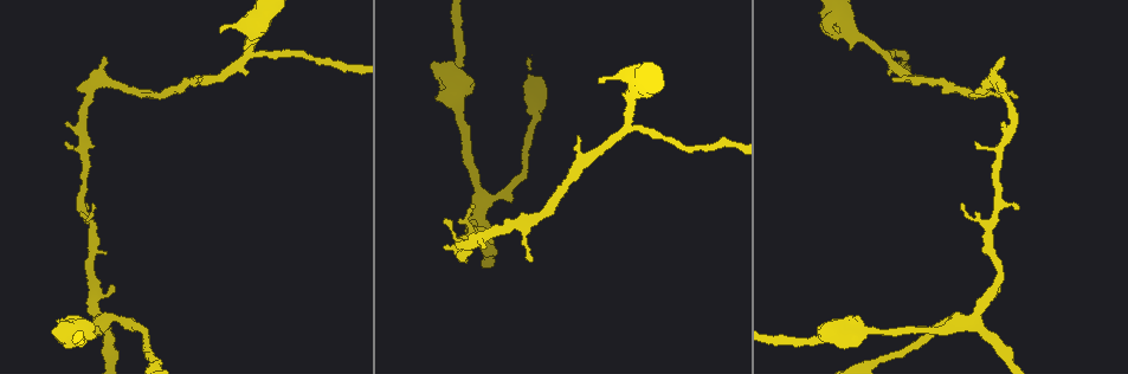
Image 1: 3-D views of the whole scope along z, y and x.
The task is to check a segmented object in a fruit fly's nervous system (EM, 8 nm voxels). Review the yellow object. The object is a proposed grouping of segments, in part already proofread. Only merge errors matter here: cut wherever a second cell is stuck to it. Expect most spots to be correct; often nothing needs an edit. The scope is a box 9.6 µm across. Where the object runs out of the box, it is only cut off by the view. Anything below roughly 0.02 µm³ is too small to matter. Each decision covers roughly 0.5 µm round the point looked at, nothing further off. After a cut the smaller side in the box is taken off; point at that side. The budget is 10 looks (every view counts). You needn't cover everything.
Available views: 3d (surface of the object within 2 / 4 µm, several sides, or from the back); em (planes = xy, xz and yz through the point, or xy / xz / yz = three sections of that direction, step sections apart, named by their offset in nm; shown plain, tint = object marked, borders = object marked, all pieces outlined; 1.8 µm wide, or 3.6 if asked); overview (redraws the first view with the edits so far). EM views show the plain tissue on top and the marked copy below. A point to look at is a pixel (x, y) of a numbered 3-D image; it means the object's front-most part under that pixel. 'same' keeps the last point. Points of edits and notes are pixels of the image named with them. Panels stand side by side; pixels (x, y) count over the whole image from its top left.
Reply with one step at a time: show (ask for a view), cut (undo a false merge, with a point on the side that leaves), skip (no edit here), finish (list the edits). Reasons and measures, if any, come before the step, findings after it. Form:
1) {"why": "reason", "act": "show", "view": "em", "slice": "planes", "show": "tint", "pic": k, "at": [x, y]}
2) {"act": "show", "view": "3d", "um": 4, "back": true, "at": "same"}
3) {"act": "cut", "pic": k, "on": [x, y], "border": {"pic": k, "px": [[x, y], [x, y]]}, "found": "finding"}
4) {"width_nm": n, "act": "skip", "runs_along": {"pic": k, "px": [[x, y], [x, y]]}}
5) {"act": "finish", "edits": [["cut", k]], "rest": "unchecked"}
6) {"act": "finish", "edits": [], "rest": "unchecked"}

{"why": "three arms meet", "act": "show", "view": "3d", "um": 4, "pic": 1, "at": [624, 126]}

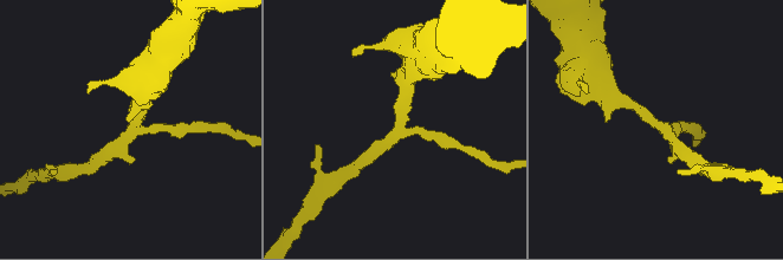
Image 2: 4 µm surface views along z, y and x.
{"arms": 3, "arm_widths_nm": [190, 220, 260], "act": "show", "view": "em", "slice": "xz", "step": 4, "show": "tint", "pic": 2, "at": [663, 129]}

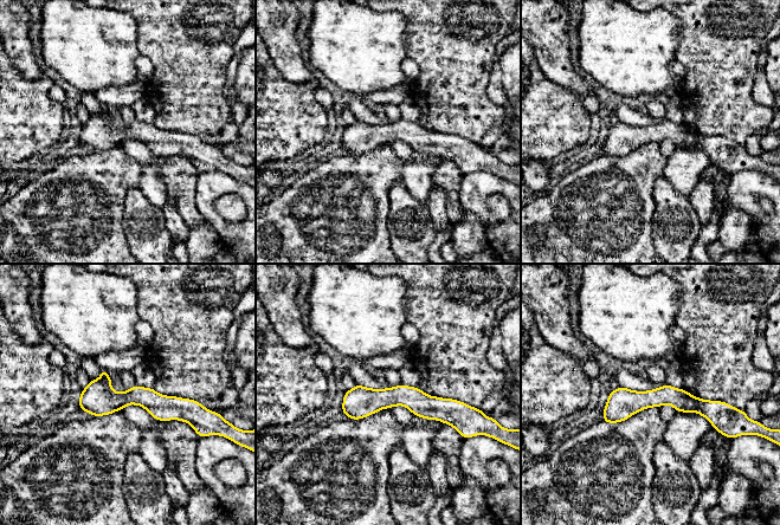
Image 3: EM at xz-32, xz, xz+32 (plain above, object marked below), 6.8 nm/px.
{"act": "skip", "runs_along": {"pic": 3, "px": [[723, 409], [645, 399], [606, 419]]}, "found": "one cell here"}

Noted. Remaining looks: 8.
{"why": "calibre changes", "act": "show", "view": "3d", "um": 4, "pic": 1, "at": [878, 329]}

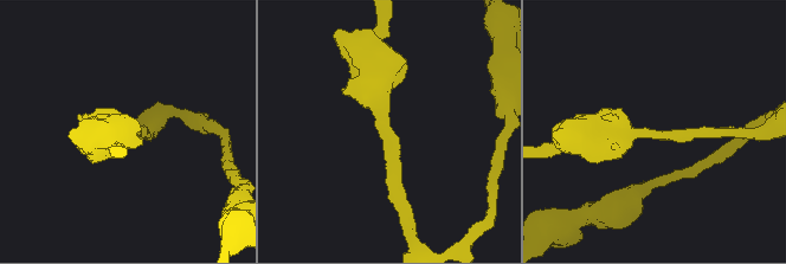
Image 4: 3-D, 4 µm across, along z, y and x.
{"arm_widths_nm": [190, 480], "act": "show", "view": "em", "slice": "xy", "step": 8, "show": "tint", "pic": 4, "at": [386, 129]}

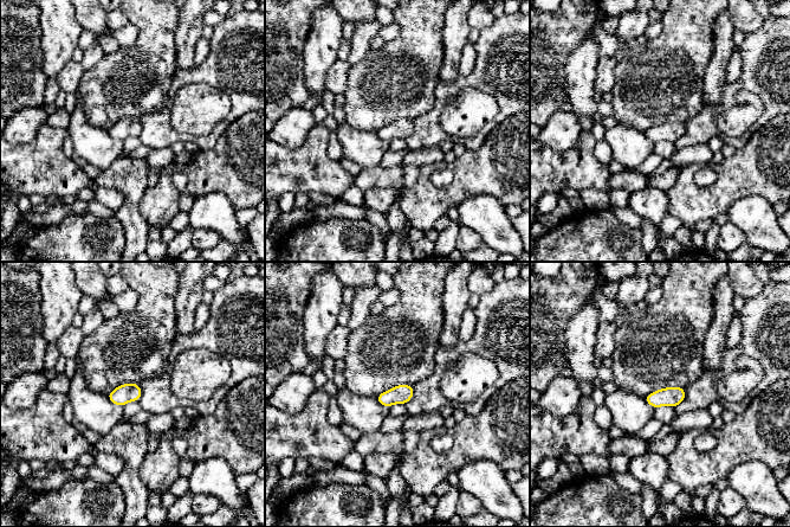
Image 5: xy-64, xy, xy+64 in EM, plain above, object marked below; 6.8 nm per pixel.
{"act": "skip", "found": "all the same cell"}

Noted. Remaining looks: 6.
{"why": "sudden change in width", "act": "show", "view": "3d", "um": 2, "pic": 1, "at": [960, 325]}

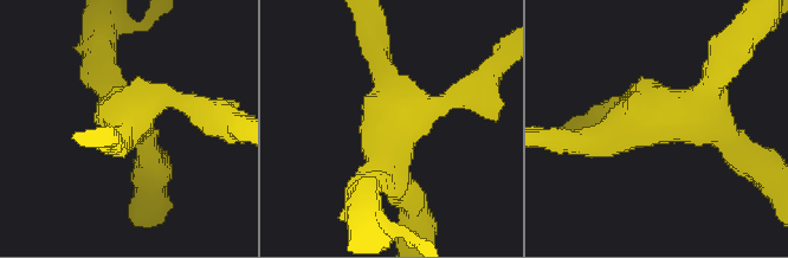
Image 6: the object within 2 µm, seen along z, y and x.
{"arms": 4, "act": "show", "view": "em", "slice": "planes", "show": "tint", "pic": 6, "at": [392, 116]}

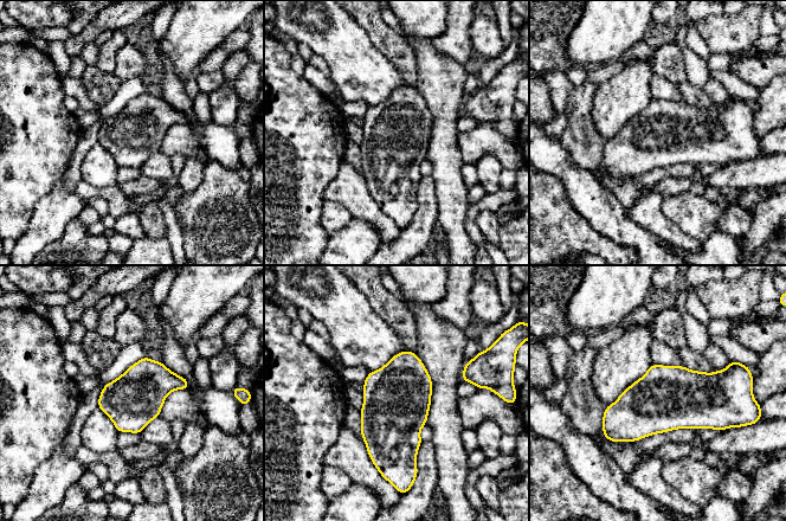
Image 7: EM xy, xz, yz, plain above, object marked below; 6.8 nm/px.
{"act": "skip", "found": "continuous, no second cell"}

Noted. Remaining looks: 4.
{"why": "abrupt turn", "act": "show", "view": "3d", "um": 2, "pic": 1, "at": [97, 79]}

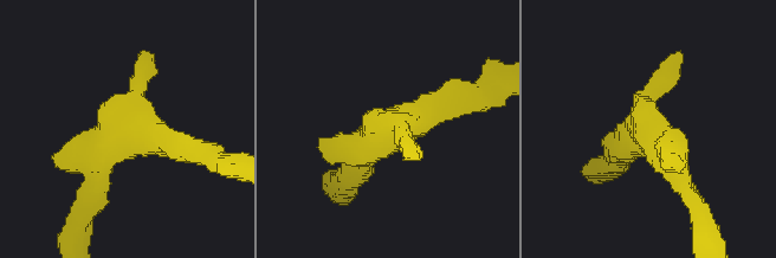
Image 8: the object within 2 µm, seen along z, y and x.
{"act": "show", "view": "em", "slice": "planes", "show": "tint", "pic": 8, "at": [654, 132]}

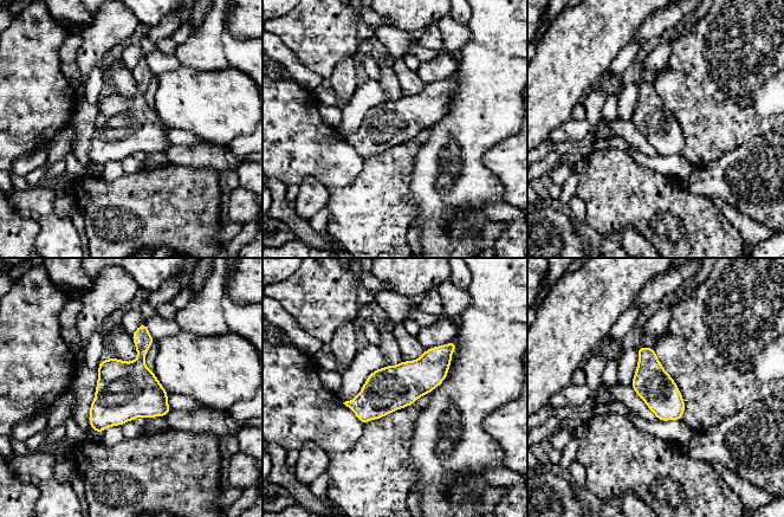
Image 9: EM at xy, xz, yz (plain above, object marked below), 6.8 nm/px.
{"act": "skip", "runs_along": {"pic": 9, "px": [[451, 348], [421, 376], [349, 404]]}, "found": "continuous, no second cell"}

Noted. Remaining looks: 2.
{"act": "finish", "edits": [], "rest": "unchecked"}

